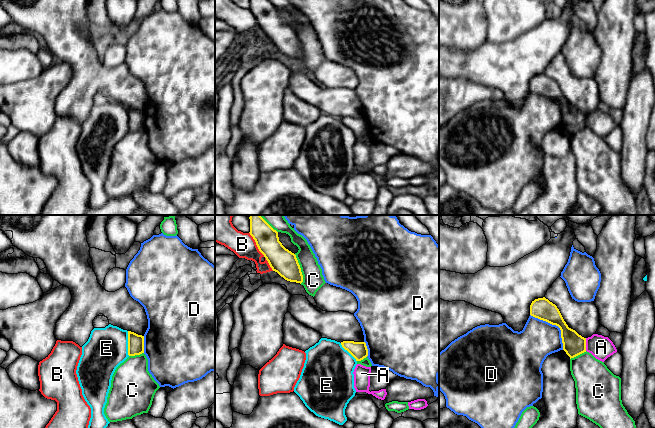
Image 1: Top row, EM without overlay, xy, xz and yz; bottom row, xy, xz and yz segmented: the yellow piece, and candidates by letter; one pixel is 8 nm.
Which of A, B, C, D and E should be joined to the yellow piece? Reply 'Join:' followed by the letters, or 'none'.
Join: none

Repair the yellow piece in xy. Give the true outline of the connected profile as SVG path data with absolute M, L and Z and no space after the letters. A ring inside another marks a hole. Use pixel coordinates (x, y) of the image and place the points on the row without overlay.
M128 107L128 131L135 132L144 129L144 112Z

